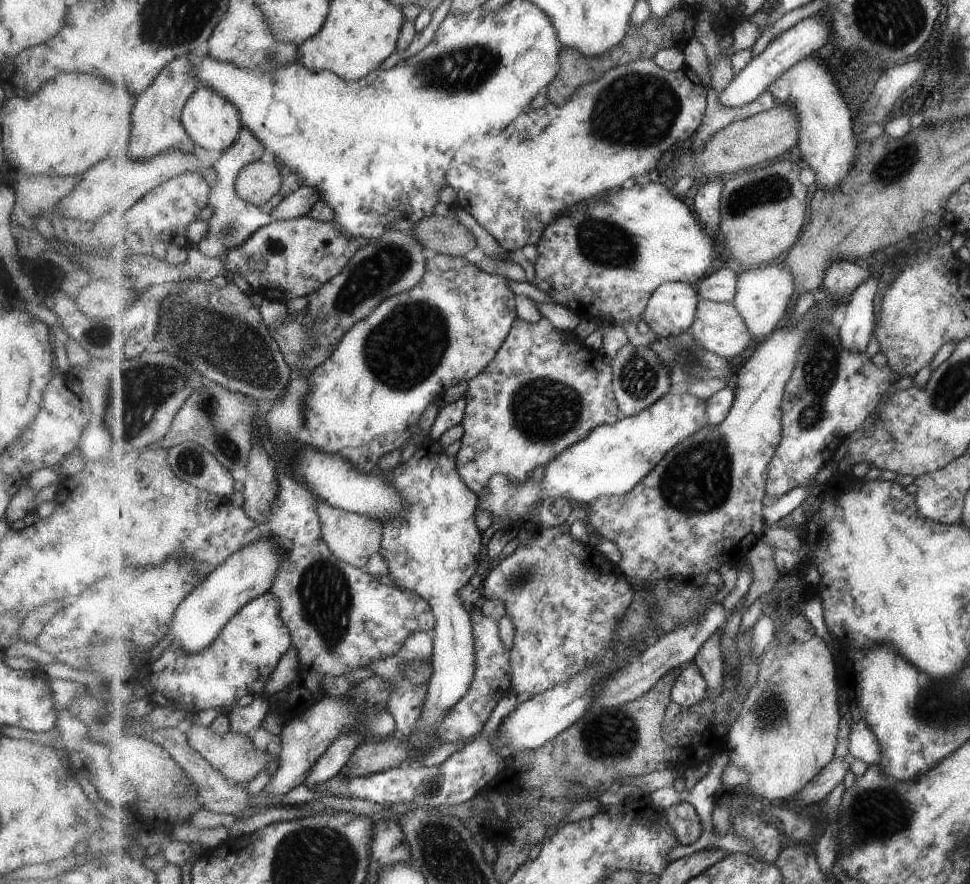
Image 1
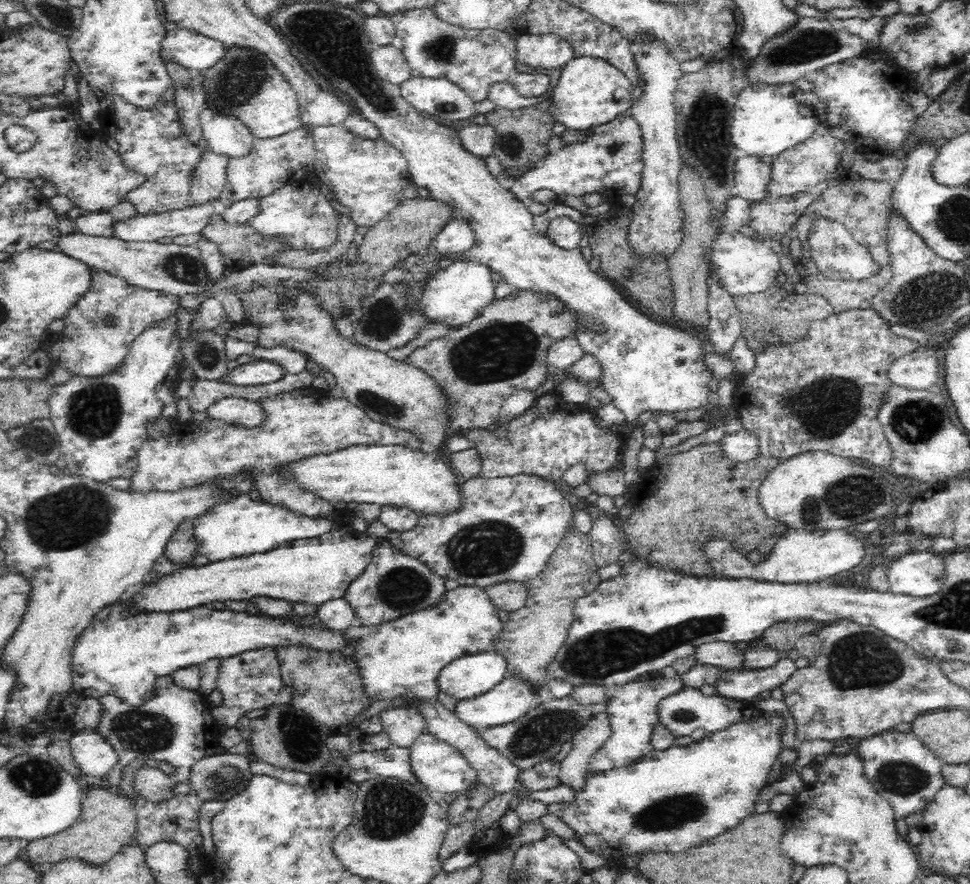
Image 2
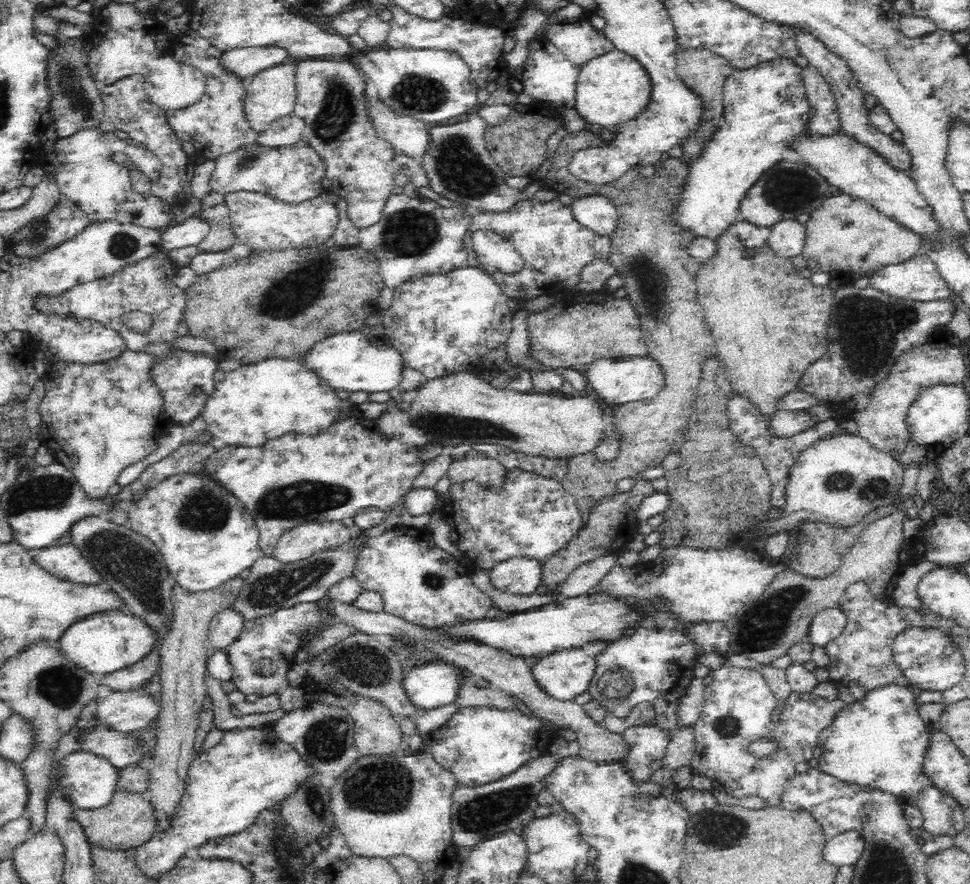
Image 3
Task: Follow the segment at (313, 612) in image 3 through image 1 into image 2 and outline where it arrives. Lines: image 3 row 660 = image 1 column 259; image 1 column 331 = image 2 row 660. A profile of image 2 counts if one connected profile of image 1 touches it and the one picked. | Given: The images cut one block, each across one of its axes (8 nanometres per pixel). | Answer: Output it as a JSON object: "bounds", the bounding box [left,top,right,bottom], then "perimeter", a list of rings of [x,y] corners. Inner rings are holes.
{"bounds":[210,648,284,727],"perimeter":[[[274,648],[240,651],[220,659],[220,670],[216,680],[217,689],[222,693],[222,704],[210,709],[211,715],[221,725],[235,727],[239,718],[248,710],[264,709],[279,703],[280,690],[284,686],[280,672],[279,656]]]}

